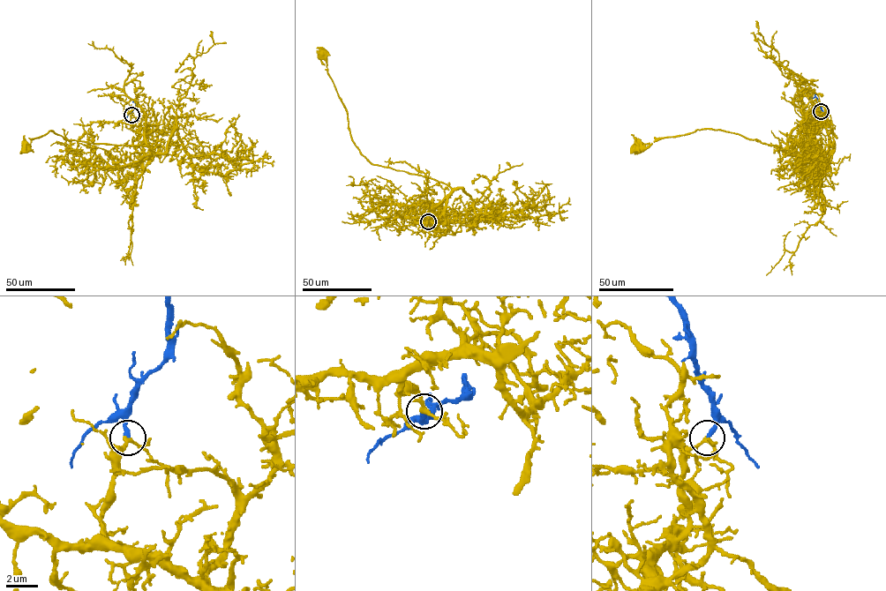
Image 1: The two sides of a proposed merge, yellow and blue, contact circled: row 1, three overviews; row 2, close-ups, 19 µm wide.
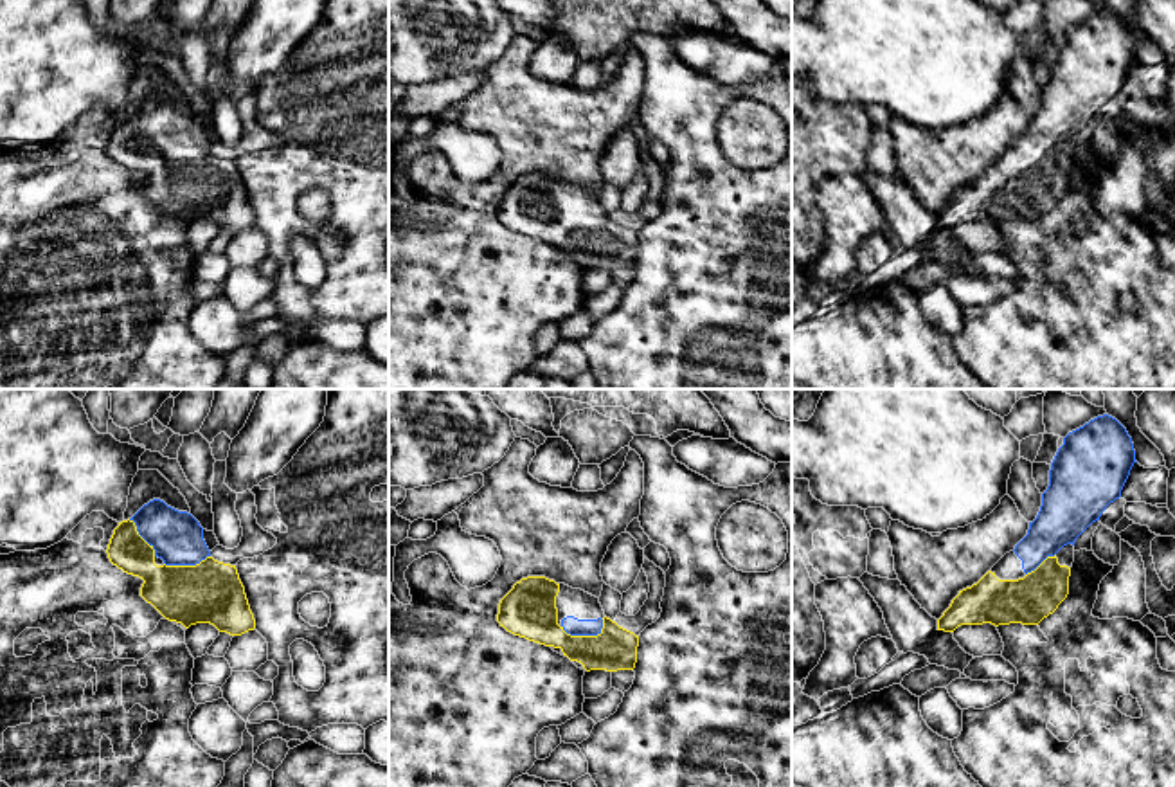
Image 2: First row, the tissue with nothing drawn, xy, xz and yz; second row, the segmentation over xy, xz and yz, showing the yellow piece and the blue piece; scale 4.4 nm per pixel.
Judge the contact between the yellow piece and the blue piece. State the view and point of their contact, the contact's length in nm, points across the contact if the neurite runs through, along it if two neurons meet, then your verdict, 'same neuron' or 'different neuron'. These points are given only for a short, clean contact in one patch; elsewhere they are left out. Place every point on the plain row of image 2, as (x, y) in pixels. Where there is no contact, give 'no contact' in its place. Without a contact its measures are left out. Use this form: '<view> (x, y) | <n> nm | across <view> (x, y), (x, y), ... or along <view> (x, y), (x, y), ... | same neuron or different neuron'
xz (585, 233) | 200 nm | across xz (533, 213), (555, 233), (585, 233), (571, 222) | same neuron

